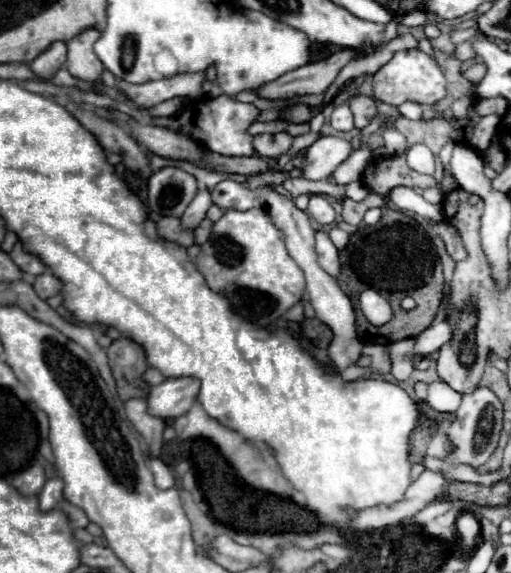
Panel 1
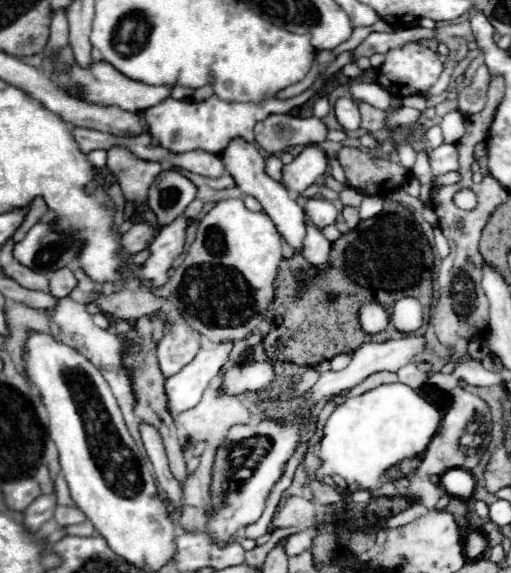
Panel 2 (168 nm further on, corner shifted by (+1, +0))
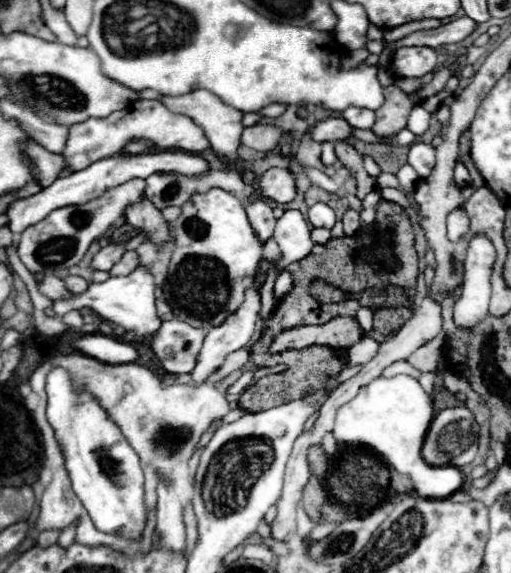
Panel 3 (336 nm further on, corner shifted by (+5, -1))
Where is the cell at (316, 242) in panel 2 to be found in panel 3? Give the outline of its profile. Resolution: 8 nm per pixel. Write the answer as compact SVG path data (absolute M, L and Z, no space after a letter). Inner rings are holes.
M287 210L275 226L275 240L281 248L281 258L277 262L277 272L281 272L289 262L297 262L311 254L315 246L311 240L311 228L301 212Z

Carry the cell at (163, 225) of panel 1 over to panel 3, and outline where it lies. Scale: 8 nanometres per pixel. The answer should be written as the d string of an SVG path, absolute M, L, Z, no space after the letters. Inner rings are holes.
M111 242L107 244L105 248L101 248L95 258L93 258L93 268L95 270L111 270L119 260L121 256L125 254L125 242Z

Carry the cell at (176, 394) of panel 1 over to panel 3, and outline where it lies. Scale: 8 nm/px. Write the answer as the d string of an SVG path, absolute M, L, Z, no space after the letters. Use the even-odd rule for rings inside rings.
M253 284L253 286L247 290L247 294L245 294L243 306L241 306L235 314L231 314L221 326L211 328L209 334L205 336L203 346L201 346L201 352L199 352L199 356L197 356L197 364L195 364L195 368L189 372L195 386L203 384L215 370L219 370L219 368L223 366L225 358L227 358L231 352L243 348L243 346L249 342L249 338L251 338L251 334L253 334L253 328L255 328L255 320L257 320L257 316L259 316L259 310L261 310L259 292L257 292L257 288L255 288L255 284Z

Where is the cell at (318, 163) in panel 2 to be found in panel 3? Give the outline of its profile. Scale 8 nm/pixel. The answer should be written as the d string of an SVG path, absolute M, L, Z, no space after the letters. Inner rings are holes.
M269 168L259 182L257 192L251 196L257 198L273 198L275 202L291 202L297 196L297 184L295 174L289 168Z

